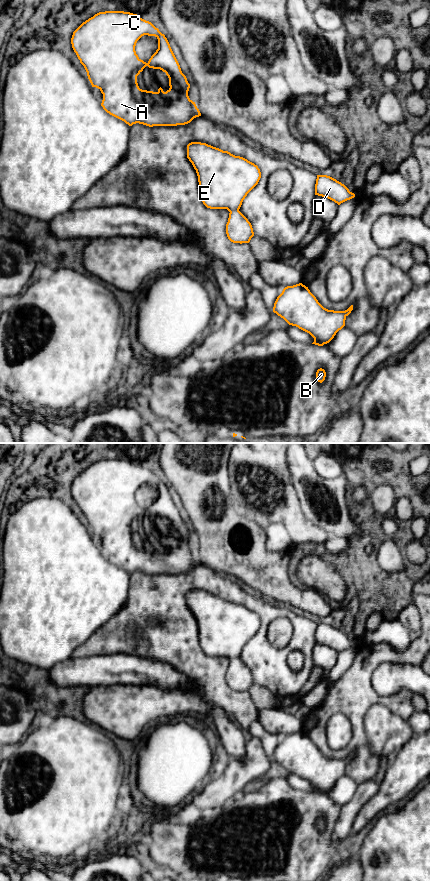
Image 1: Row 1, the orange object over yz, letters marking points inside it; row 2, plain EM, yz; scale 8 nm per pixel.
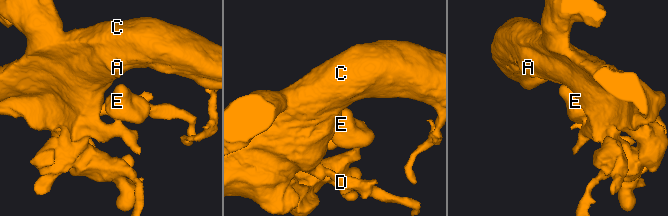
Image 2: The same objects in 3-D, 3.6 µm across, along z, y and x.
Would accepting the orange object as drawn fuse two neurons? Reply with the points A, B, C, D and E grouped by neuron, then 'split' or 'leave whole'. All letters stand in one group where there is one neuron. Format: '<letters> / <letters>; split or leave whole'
A B C D E; leave whole

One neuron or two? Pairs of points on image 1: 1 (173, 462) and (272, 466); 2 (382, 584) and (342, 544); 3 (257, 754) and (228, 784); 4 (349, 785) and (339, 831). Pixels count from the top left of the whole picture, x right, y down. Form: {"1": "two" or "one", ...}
{"1": "two", "2": "two", "3": "one", "4": "two"}

